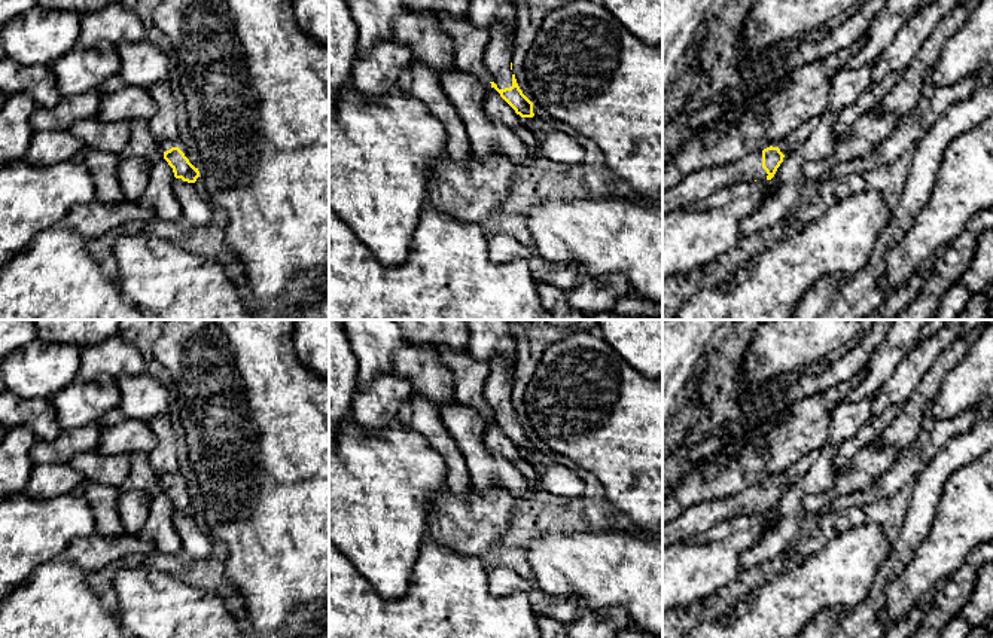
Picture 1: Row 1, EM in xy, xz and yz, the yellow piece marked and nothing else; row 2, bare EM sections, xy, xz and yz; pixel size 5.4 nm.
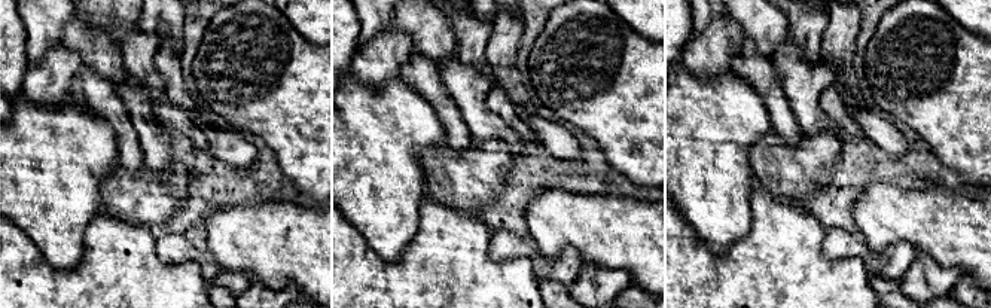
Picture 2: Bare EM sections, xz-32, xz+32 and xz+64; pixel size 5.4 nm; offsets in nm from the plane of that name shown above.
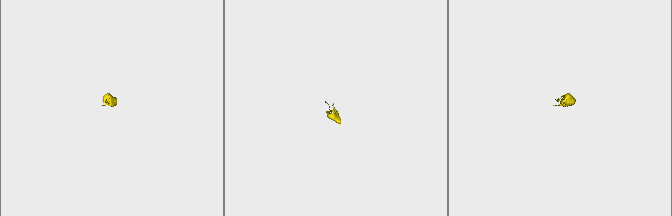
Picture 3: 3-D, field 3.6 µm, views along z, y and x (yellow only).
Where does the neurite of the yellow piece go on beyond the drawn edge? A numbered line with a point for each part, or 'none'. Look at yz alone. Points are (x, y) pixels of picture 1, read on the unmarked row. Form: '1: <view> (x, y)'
1: yz (797, 470)
2: yz (697, 521)

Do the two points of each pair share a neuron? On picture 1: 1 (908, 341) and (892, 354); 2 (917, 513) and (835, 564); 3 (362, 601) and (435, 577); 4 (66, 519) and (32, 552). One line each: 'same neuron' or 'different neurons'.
1: same neuron
2: different neurons
3: same neuron
4: same neuron

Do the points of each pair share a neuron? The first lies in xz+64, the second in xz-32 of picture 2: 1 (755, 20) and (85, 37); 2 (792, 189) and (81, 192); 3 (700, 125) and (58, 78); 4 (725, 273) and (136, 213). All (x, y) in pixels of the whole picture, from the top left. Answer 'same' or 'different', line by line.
1: same
2: different
3: different
4: different

